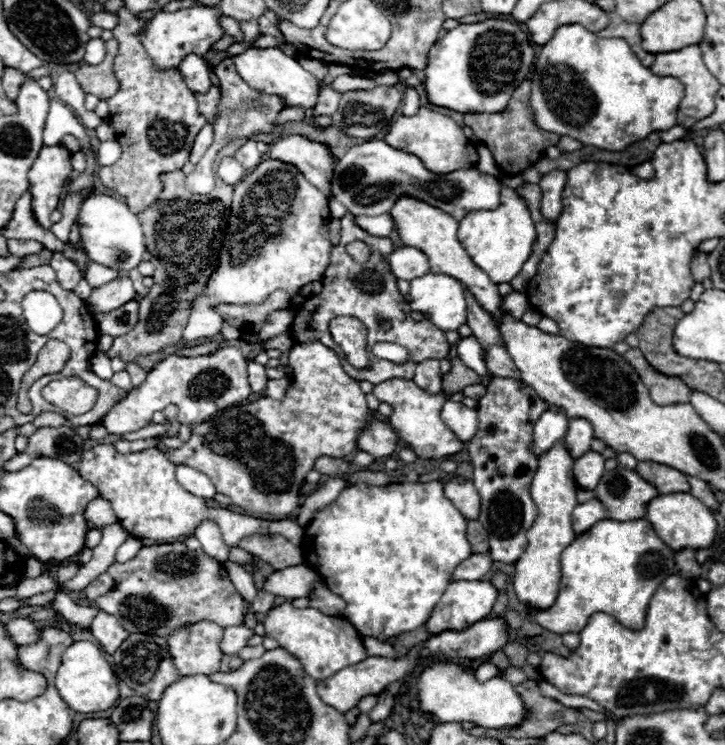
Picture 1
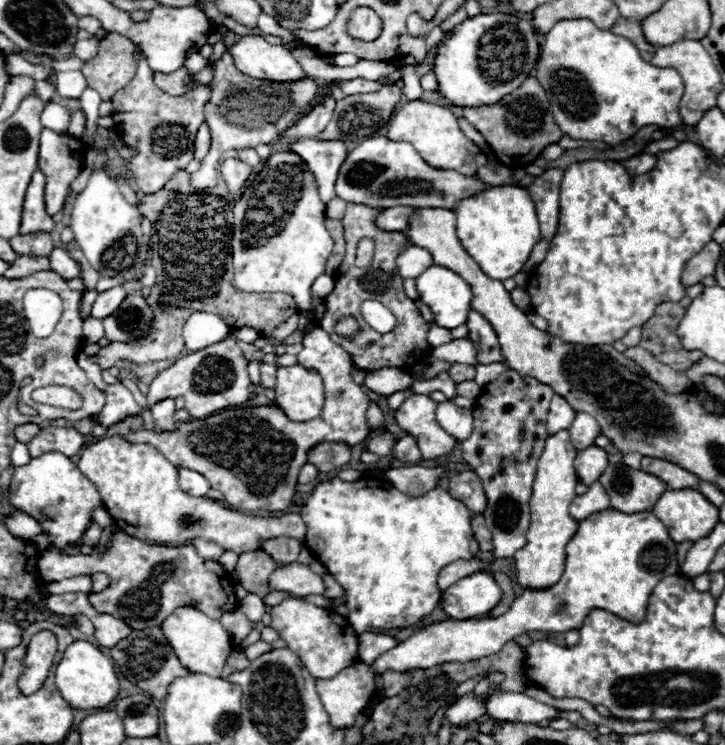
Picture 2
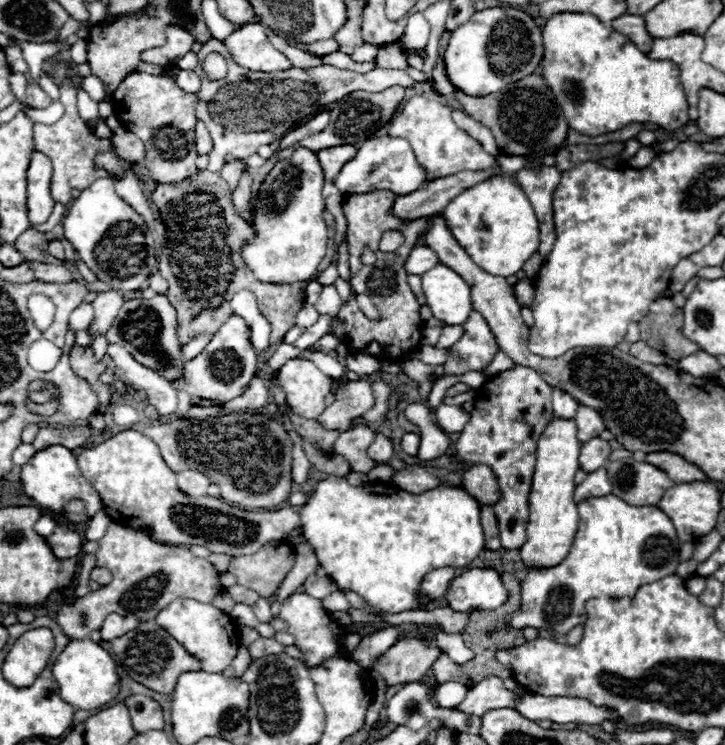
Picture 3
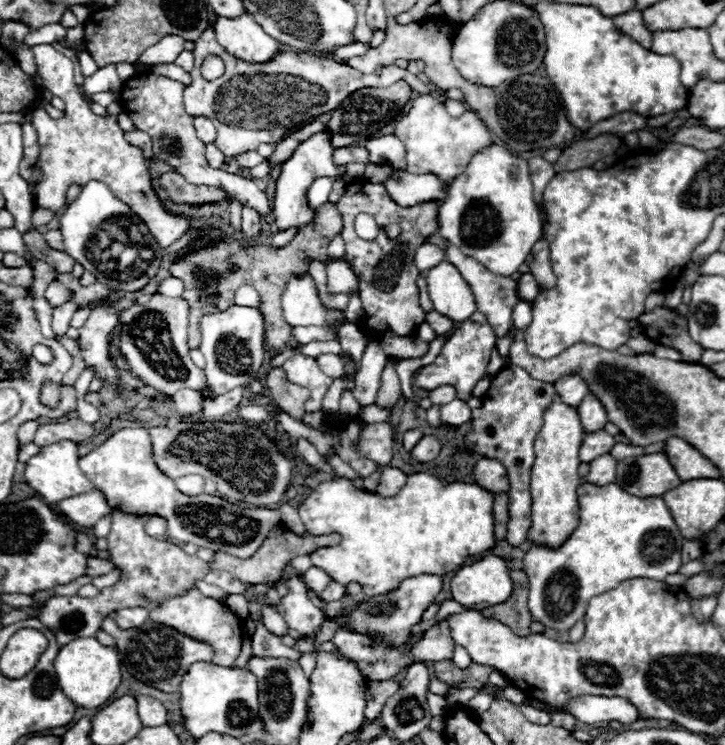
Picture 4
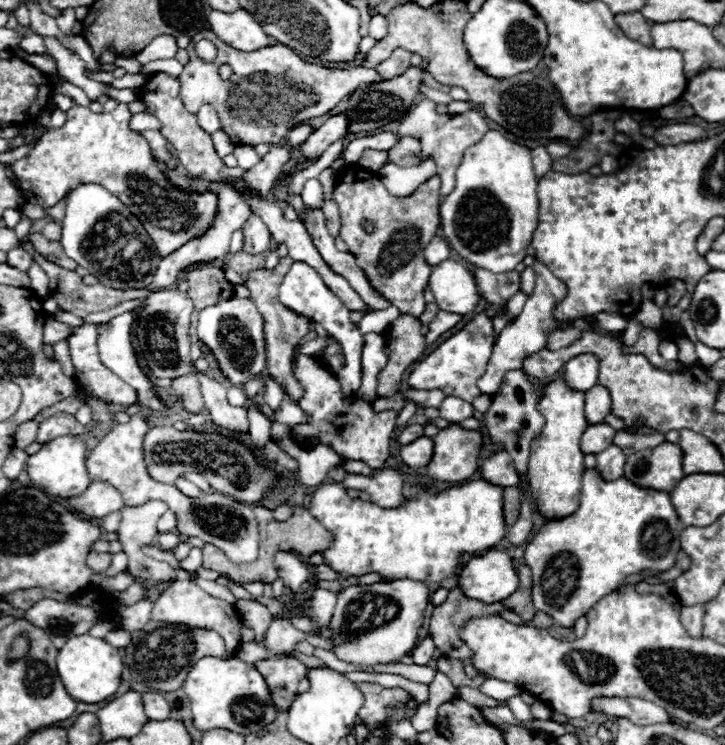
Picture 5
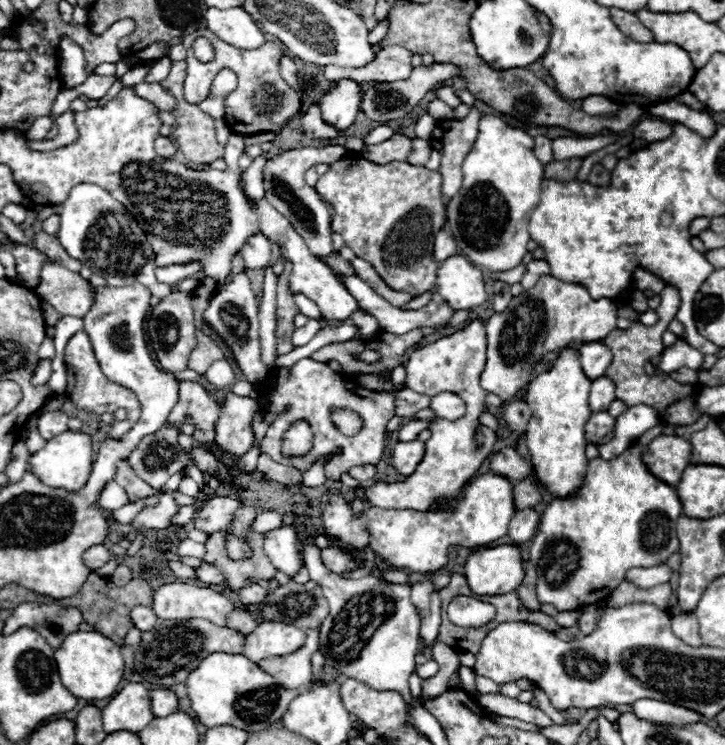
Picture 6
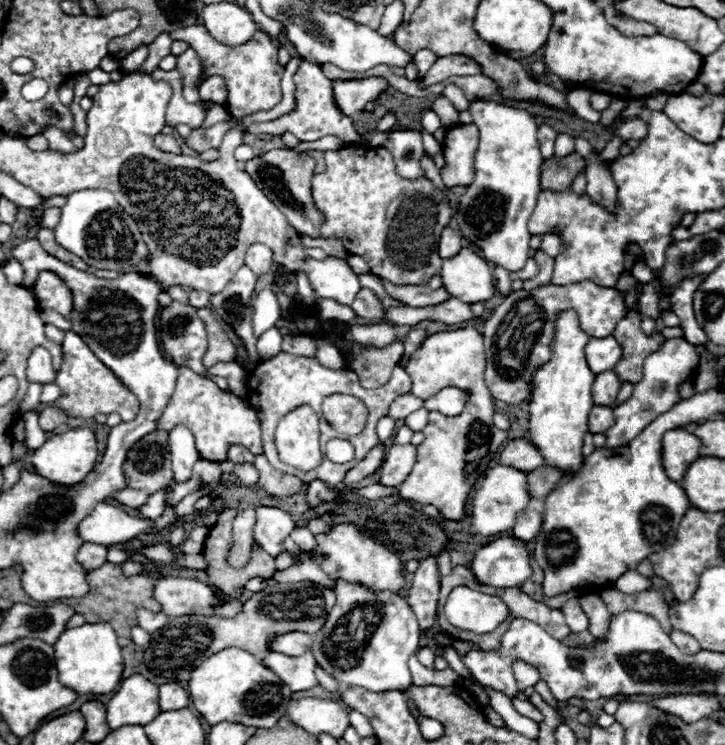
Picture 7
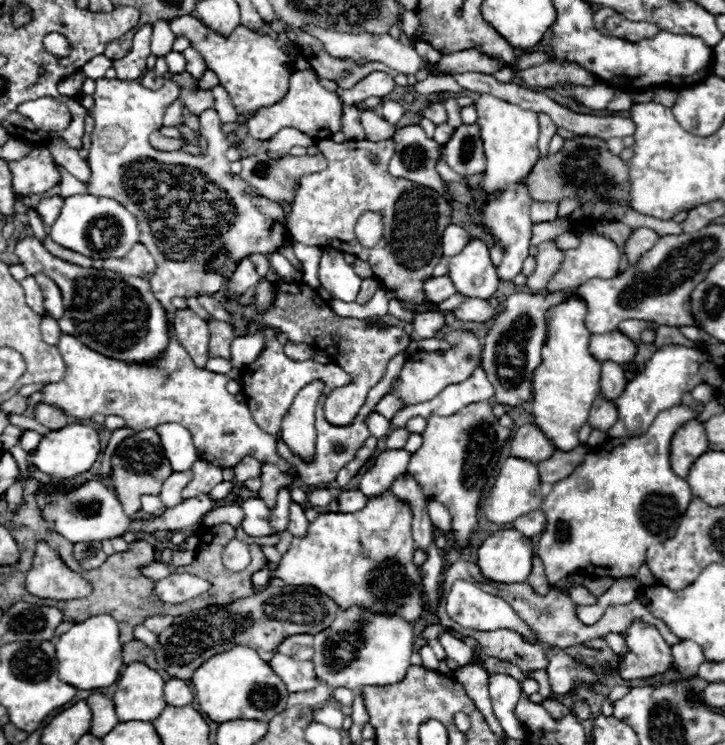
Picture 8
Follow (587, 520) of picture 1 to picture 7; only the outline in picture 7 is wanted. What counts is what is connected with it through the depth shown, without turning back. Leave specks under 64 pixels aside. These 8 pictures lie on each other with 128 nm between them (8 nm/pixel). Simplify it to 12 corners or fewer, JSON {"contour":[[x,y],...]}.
{"contour":[[682,338],[644,360],[644,378],[614,408],[606,448],[626,446],[680,400],[700,356]]}

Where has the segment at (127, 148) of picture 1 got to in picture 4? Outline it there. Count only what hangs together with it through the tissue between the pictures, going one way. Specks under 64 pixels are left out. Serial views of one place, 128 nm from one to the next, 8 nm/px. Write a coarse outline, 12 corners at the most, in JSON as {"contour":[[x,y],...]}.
{"contour":[[152,72],[120,102],[152,138],[154,158],[186,182],[218,186],[268,216],[252,180],[208,168],[184,86]]}

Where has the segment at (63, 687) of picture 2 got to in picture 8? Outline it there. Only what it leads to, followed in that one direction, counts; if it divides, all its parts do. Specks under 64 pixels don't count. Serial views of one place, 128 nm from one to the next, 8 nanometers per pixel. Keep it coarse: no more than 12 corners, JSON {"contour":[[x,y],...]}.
{"contour":[[108,614],[56,638],[58,678],[78,690],[120,678],[118,622]]}

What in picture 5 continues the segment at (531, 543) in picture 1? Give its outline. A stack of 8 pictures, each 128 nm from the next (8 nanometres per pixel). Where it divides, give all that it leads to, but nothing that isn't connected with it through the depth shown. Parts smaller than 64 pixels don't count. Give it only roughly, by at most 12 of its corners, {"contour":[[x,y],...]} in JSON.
{"contour":[[558,376],[538,412],[530,492],[544,520],[580,504],[584,394]]}

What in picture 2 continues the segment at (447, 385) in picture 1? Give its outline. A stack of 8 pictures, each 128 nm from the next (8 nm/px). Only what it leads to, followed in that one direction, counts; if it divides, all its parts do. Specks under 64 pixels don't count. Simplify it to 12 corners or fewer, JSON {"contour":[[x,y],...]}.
{"contour":[[452,364],[450,378],[460,384],[474,380],[476,368]]}

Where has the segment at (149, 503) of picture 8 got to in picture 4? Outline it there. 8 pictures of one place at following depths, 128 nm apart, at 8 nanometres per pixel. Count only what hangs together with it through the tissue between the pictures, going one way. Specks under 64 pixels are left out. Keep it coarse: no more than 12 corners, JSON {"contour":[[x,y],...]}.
{"contour":[[102,492],[70,496],[56,510],[80,528],[110,514]]}

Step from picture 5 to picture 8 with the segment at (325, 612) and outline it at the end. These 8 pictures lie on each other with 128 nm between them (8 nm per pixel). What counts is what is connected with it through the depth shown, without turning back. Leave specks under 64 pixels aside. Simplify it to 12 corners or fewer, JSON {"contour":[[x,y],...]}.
{"contour":[[276,652],[270,666],[290,692],[320,684],[310,660],[298,662]]}

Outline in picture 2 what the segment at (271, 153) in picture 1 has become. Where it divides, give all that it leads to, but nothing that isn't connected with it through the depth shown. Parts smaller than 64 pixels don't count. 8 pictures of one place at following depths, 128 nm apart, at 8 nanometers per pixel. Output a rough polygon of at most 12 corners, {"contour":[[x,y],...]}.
{"contour":[[342,140],[290,144],[330,202],[348,148]]}

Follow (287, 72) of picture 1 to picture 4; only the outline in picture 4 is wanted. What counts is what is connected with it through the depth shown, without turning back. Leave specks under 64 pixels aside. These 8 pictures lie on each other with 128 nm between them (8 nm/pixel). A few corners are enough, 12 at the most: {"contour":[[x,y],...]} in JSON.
{"contour":[[248,12],[218,18],[218,42],[244,62],[280,50]]}

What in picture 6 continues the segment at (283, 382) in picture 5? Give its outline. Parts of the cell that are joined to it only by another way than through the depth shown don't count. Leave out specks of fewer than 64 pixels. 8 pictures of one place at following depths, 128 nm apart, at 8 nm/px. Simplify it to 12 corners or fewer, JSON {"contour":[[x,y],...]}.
{"contour":[[286,262],[276,290],[276,356],[292,350],[296,302],[288,292]]}

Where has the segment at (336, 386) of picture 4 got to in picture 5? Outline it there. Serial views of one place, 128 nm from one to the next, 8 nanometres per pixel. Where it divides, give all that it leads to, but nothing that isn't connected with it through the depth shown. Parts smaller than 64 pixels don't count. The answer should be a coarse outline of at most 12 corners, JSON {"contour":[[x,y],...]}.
{"contour":[[304,262],[280,284],[280,302],[342,346],[342,394],[362,380],[364,338],[350,310]]}

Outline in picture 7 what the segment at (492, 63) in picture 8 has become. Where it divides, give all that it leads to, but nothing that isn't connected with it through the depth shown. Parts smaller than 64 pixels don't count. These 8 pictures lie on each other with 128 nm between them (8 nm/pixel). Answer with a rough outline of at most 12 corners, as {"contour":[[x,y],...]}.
{"contour":[[466,56],[438,58],[420,76],[428,88],[450,76],[474,76],[480,66]]}

